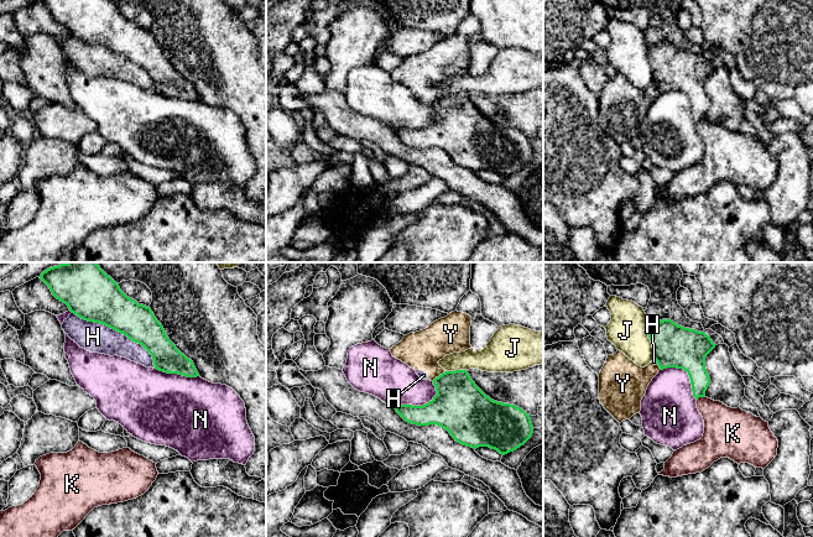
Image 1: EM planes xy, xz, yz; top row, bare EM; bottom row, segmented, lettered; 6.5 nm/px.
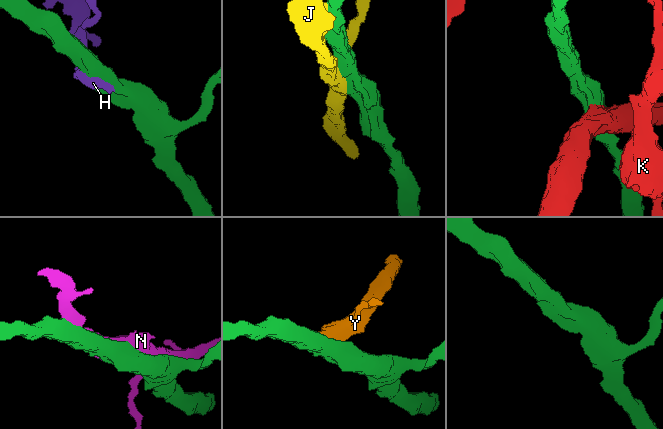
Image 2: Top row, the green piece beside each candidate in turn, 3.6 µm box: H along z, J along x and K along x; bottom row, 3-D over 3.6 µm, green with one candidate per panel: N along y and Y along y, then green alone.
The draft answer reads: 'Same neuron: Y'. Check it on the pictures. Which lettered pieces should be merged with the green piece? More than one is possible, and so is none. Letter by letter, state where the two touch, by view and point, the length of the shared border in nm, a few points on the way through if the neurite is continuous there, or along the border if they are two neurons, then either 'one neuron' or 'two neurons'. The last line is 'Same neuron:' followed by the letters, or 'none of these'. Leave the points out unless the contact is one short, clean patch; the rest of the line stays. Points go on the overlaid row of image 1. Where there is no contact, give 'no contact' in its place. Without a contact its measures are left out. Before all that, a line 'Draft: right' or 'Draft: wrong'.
Draft: wrong
H: xy (116, 330) | 650 nm | two neurons
J: yz (651, 342) | 240 nm | two neurons
K: yz (701, 396) | 70 nm | two neurons
N: xz (423, 405) | 320 nm | two neurons
Y: xz (439, 375) | 110 nm | along xz (446, 371), (432, 380) | two neurons
Same neuron: none of these

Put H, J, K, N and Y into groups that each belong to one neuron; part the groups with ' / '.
H Y / J / K / N

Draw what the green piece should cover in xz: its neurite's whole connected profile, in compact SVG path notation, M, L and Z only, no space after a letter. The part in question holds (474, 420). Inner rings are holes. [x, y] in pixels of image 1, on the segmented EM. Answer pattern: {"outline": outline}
{"outline": "M467 370L445 371L433 380L437 395L423 406L398 405L396 412L408 423L437 424L447 429L460 444L489 447L505 455L523 445L533 433L533 426L522 408L491 400L471 380Z"}

